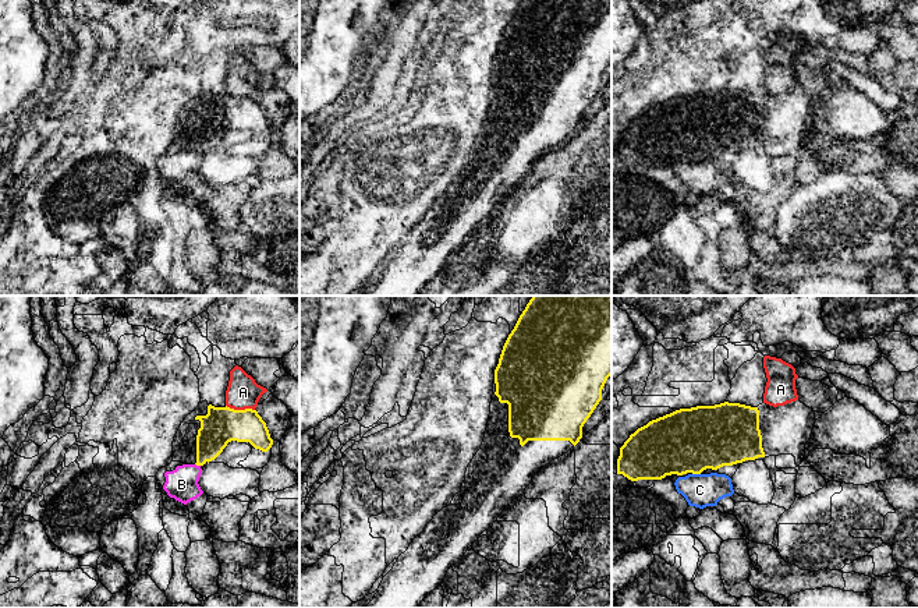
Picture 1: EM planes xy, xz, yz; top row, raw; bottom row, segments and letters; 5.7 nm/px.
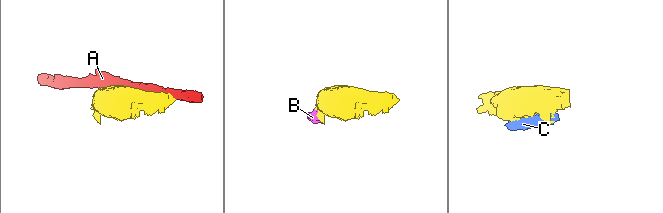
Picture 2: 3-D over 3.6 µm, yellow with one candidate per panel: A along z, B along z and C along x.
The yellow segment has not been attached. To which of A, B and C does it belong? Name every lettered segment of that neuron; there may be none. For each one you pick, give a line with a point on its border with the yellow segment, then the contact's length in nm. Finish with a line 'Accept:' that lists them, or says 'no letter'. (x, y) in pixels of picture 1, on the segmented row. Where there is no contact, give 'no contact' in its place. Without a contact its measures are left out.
Accept: no letter

